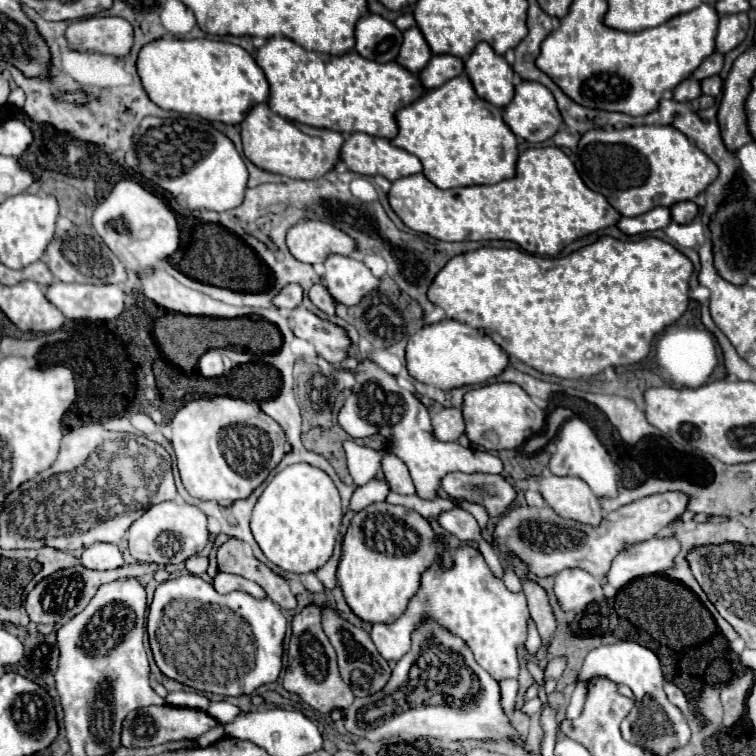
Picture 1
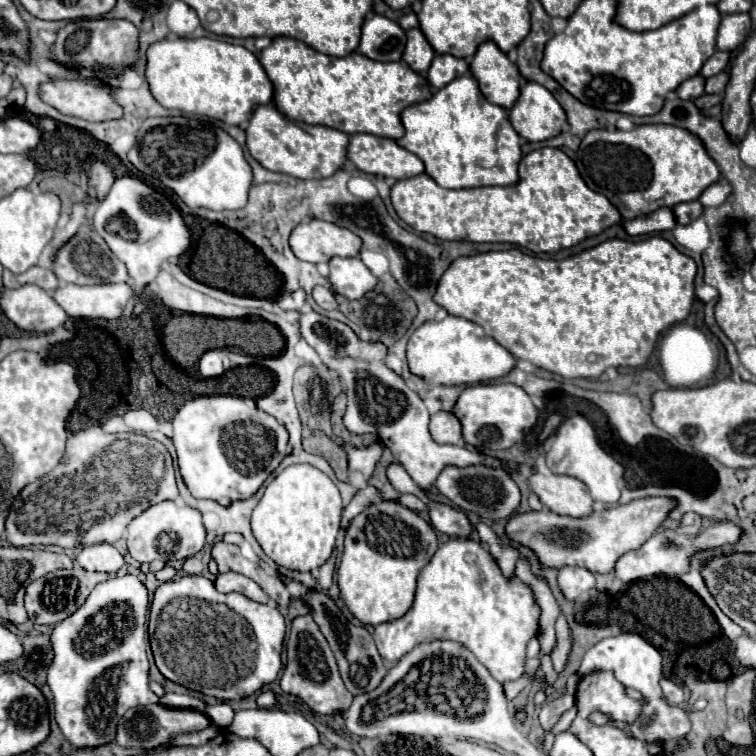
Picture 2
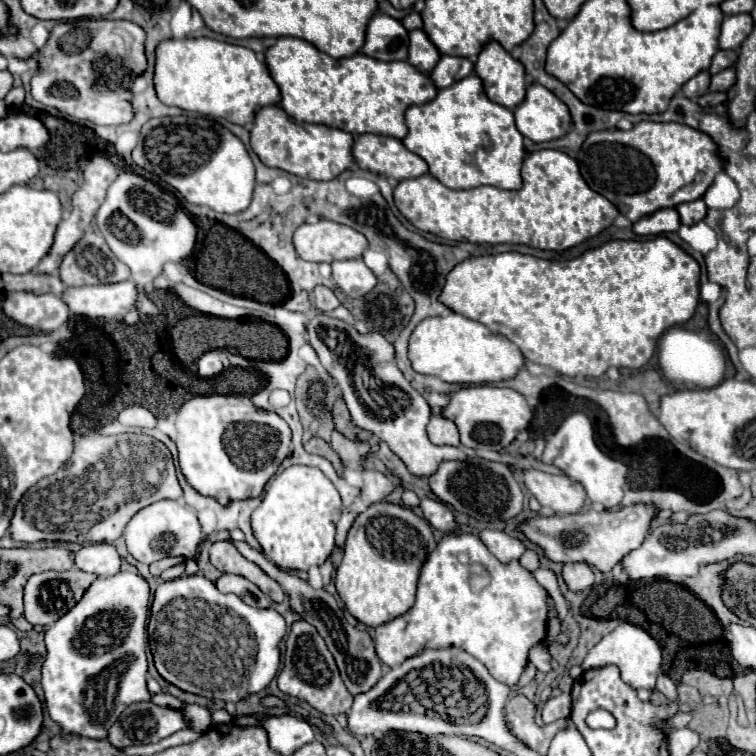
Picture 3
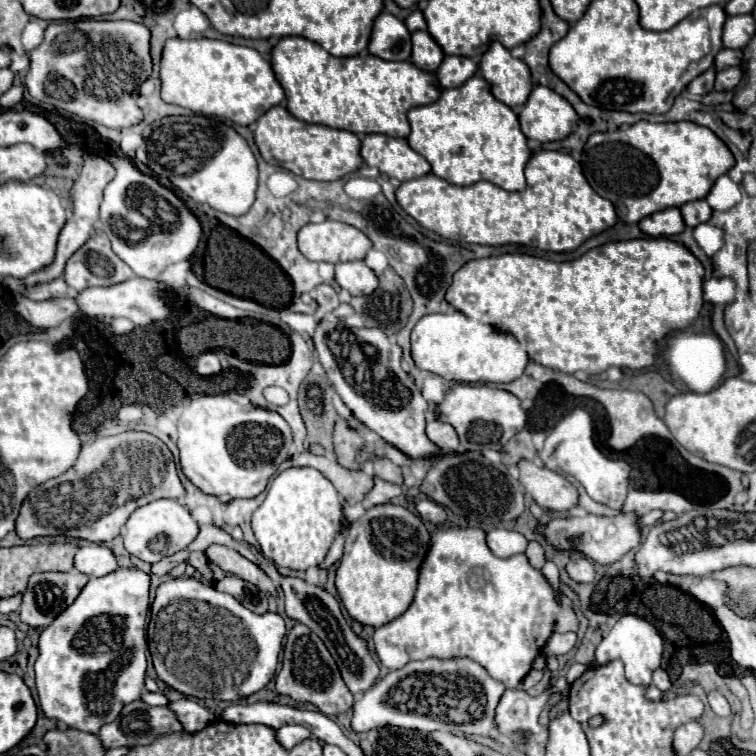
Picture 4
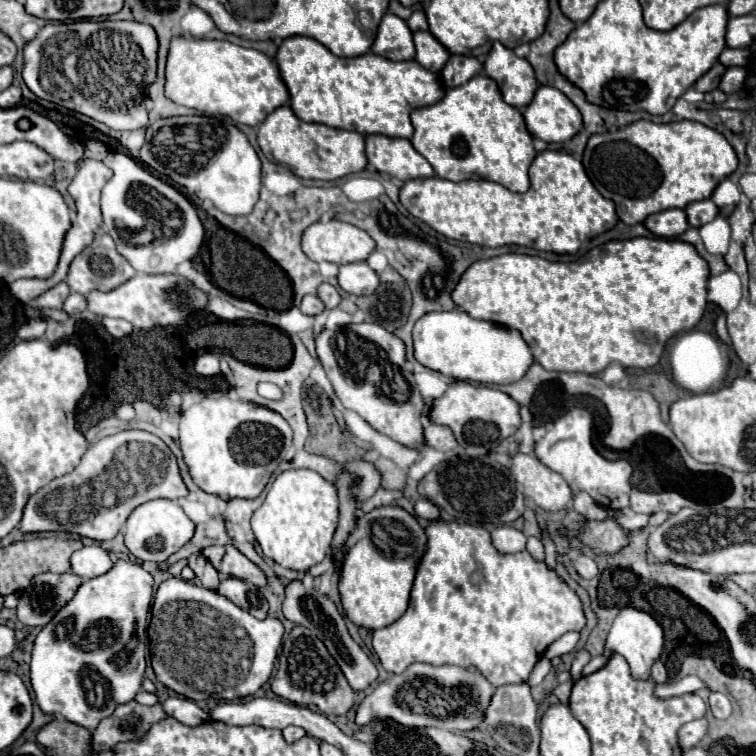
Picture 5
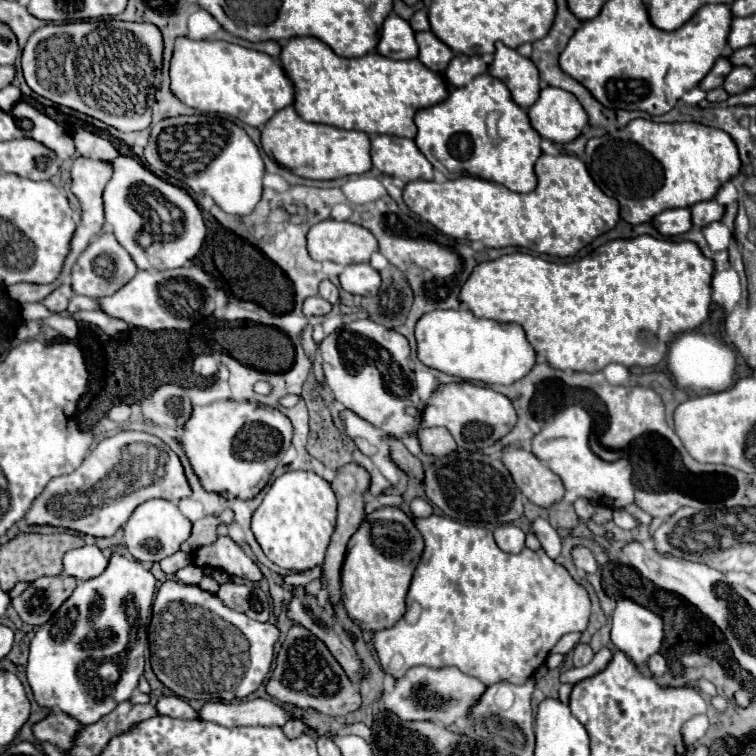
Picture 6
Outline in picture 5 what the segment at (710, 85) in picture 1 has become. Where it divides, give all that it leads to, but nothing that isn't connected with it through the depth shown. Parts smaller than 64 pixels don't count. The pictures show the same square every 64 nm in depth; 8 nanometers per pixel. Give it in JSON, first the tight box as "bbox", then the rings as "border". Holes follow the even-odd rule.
{"bbox":[720,66,748,94],"border":[[[738,66],[728,68],[720,80],[720,90],[724,90],[726,94],[734,94],[734,92],[742,90],[746,76],[748,76],[748,68],[738,68]]]}

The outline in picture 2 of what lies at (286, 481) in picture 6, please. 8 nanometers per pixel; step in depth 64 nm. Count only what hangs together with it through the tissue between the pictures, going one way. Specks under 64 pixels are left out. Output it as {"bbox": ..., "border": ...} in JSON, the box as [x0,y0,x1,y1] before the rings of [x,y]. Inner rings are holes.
{"bbox":[252,464,343,572],"border":[[[292,464],[266,486],[260,504],[252,512],[252,532],[262,550],[266,552],[266,556],[272,558],[280,568],[310,572],[312,568],[322,566],[330,558],[334,550],[334,540],[340,530],[343,509],[342,498],[336,484],[324,472],[320,472],[310,464]]]}

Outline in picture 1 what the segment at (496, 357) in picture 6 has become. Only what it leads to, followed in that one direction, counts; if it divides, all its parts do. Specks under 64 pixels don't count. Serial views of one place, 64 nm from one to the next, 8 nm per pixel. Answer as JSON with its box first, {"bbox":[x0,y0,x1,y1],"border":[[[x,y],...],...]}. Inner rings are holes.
{"bbox":[406,318,510,390],"border":[[[444,318],[442,322],[418,328],[410,336],[406,346],[406,362],[408,362],[408,374],[414,376],[416,380],[440,390],[450,390],[458,386],[484,384],[486,380],[502,374],[502,370],[508,366],[510,360],[508,354],[480,330],[464,322]]]}

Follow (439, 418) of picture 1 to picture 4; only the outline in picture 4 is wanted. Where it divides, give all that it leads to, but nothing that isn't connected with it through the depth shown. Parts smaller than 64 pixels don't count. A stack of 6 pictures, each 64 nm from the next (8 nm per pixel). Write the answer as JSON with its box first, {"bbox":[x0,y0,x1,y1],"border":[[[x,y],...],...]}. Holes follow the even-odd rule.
{"bbox":[426,420,458,450],"border":[[[430,420],[426,424],[426,436],[432,444],[436,444],[440,450],[456,450],[458,448],[458,436],[456,430],[450,424],[444,424],[440,420]]]}

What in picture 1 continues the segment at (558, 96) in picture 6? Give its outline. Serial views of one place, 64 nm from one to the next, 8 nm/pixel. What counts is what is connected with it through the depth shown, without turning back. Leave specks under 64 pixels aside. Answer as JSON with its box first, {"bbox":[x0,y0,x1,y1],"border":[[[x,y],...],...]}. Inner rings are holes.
{"bbox":[504,82,562,142],"border":[[[520,82],[516,86],[512,102],[504,108],[504,120],[516,136],[528,142],[544,142],[562,126],[556,100],[540,82]]]}

